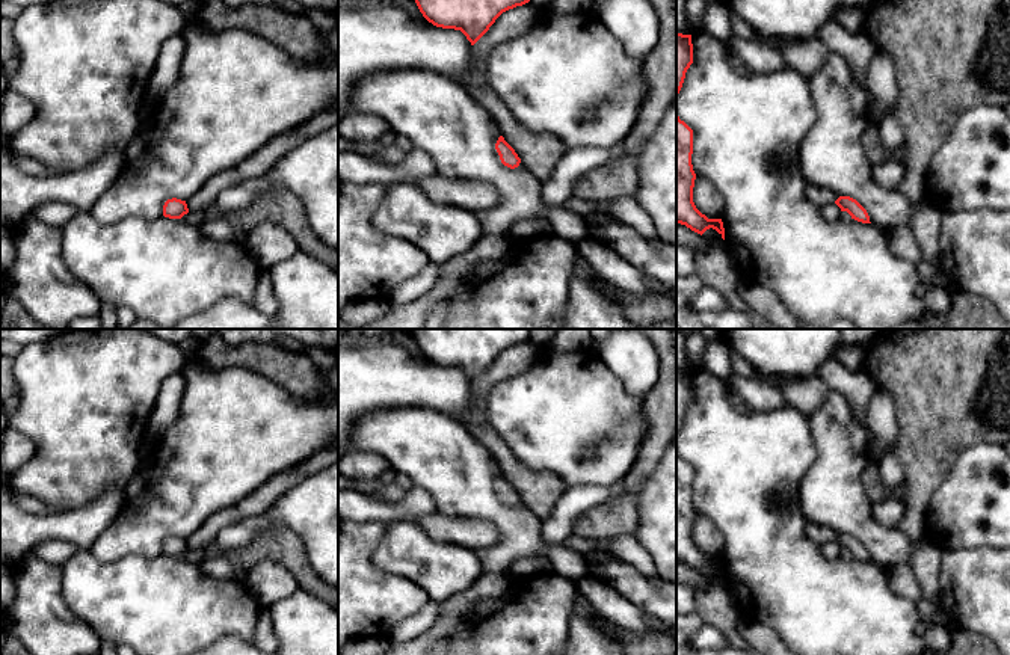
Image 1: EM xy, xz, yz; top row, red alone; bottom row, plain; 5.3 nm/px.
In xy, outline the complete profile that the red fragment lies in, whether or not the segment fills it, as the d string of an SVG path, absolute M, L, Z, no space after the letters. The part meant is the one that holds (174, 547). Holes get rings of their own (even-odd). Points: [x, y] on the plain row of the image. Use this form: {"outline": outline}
{"outline": "M177 536L168 537L163 543L163 554L169 557L181 557L187 551L189 546L186 539Z"}

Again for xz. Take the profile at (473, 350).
{"outline": "M406 329L436 365L460 368L474 383L506 349L530 340L530 329Z"}

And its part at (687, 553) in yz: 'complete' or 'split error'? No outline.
complete

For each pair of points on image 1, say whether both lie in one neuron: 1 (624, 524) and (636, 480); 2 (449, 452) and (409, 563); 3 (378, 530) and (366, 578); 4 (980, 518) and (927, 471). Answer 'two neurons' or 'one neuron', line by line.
1: one neuron
2: two neurons
3: one neuron
4: two neurons

